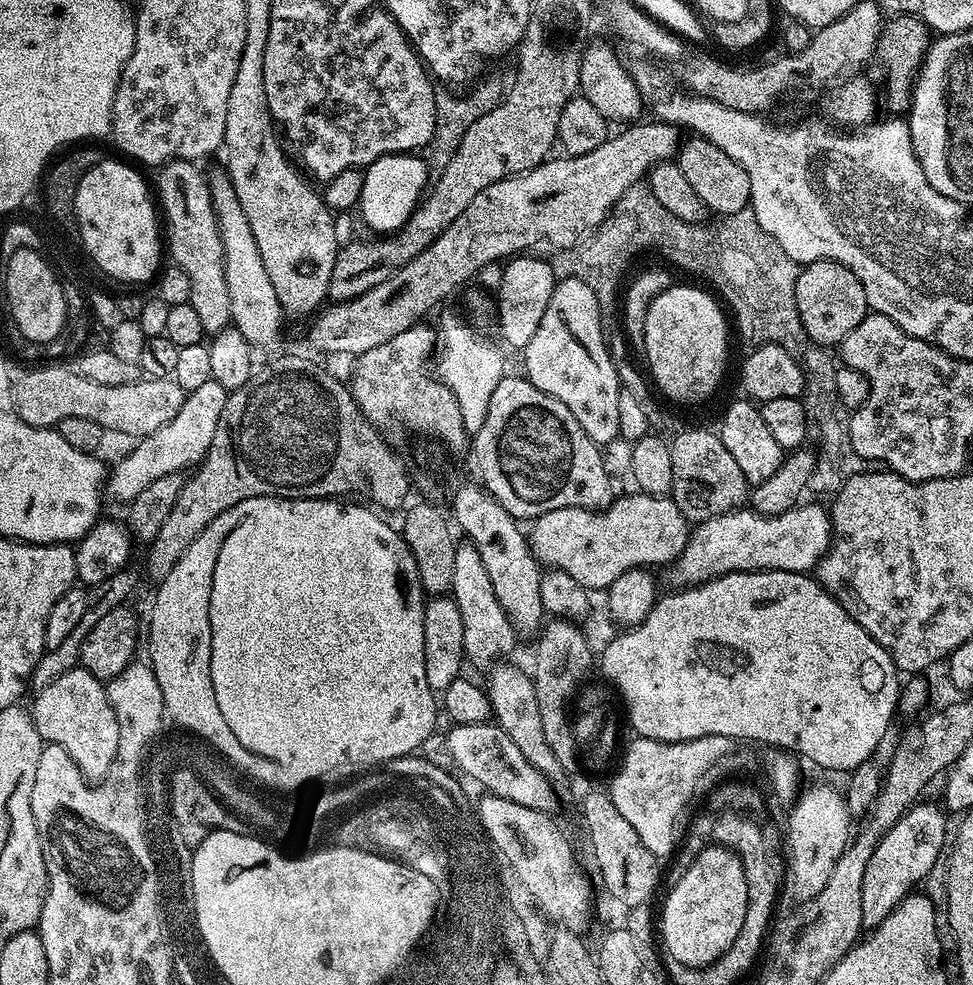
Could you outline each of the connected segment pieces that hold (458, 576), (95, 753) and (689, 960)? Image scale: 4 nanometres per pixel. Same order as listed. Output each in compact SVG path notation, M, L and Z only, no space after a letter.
M471 542L457 543L450 596L458 606L458 614L462 614L464 654L471 663L473 660L476 664L484 664L483 666L491 665L503 657L500 656L503 652L508 652L515 646L518 633L512 627L510 618L506 618L502 606L498 606L498 597L494 595L494 586L490 586L486 566L482 566L482 558L478 558L478 550Z
M77 666L54 678L54 682L39 689L35 695L36 701L30 704L30 711L40 739L62 746L85 777L103 778L114 762L120 737L118 718L112 709L105 681Z
M701 847L698 858L694 858L693 864L690 865L690 870L686 870L686 874L682 874L681 880L678 881L678 886L667 889L666 894L668 894L668 897L665 898L664 909L660 912L660 924L658 920L658 930L660 926L660 936L664 939L665 953L668 956L678 958L678 962L686 962L686 966L694 966L695 968L701 968L718 958L722 958L722 954L726 954L726 950L730 950L730 946L734 946L734 938L738 938L738 930L742 930L742 921L746 918L746 902L748 899L746 898L746 874L742 870L742 862L732 853L731 848L711 847Z

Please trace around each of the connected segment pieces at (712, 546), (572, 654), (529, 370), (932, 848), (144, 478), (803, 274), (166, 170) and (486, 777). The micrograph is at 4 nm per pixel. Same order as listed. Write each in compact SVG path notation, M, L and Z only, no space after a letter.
M801 503L777 516L764 516L753 510L737 510L701 520L691 529L686 546L679 557L670 565L672 585L676 590L694 588L725 576L731 572L803 572L811 573L820 563L821 557L832 543L832 522L827 507L819 508L816 504Z
M555 618L547 621L537 637L536 665L530 668L534 694L538 698L538 711L542 713L542 731L546 733L546 743L550 745L550 750L554 750L554 758L558 758L565 770L575 769L578 764L576 743L572 737L570 705L582 687L583 676L594 663L585 638L583 629L571 621Z
M566 278L557 280L554 286L554 294L550 294L550 302L546 305L546 314L542 314L542 322L538 322L538 330L534 338L522 350L524 356L523 375L538 390L558 398L578 418L582 430L586 430L588 437L594 443L607 446L612 439L619 437L618 426L618 396L622 389L618 365L612 360L609 352L609 341L604 341L604 324L602 313L598 306L596 292L586 286L578 278Z
M917 802L912 805L911 808L905 811L905 814L902 818L898 818L898 822L894 826L890 826L890 830L888 833L884 835L883 838L878 842L878 846L874 846L874 854L870 854L870 858L866 862L866 870L862 874L862 922L864 923L865 929L871 930L873 928L877 928L887 916L892 913L894 909L896 909L902 901L905 900L908 895L913 891L912 888L916 883L923 881L925 877L929 876L932 873L933 869L937 867L941 863L942 856L940 856L940 851L945 851L946 848L946 840L944 844L944 816L939 812L938 809L935 808L932 804L924 804L925 802Z
M216 380L206 382L206 386L202 386L198 390L187 393L182 402L182 406L178 410L178 414L174 414L174 418L166 426L162 426L158 430L154 430L152 436L142 436L135 441L136 444L132 448L132 452L128 452L116 464L116 469L111 469L110 475L106 480L107 495L112 495L116 500L123 502L132 501L146 489L150 482L154 482L156 478L165 477L166 474L174 474L175 472L183 473L185 470L192 470L199 465L204 456L210 450L210 442L214 442L214 430L218 430L218 418L222 418L222 406L226 406L226 398L229 389L223 388Z
M816 260L805 265L798 276L795 294L797 308L809 339L828 348L839 345L846 334L856 329L869 312L865 287L857 275L836 260Z
M169 160L163 165L159 169L158 204L162 209L163 223L166 225L167 255L169 252L172 255L171 263L186 270L186 278L190 278L188 303L197 311L205 333L215 334L229 327L232 319L230 290L226 290L222 238L216 225L216 215L208 189L208 177L196 168L199 167L190 160Z
M489 722L486 724L457 724L447 733L448 745L450 746L450 754L454 761L455 767L461 768L468 776L473 776L482 787L493 796L501 796L510 802L518 802L524 806L530 806L530 810L538 810L539 812L555 813L556 808L556 792L552 789L553 781L549 777L544 776L530 762L526 762L526 758L522 755L522 750L518 750L518 746L514 746L514 742L510 742L510 734L506 734L500 729L499 724Z

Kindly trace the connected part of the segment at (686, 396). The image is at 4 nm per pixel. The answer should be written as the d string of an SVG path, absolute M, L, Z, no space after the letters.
M677 283L659 294L646 313L642 352L643 355L648 355L651 379L656 379L654 384L657 389L660 387L670 399L677 400L680 404L700 404L703 400L710 399L724 376L724 367L728 364L728 324L724 321L725 309L720 309L716 305L717 297L711 291L708 292Z

